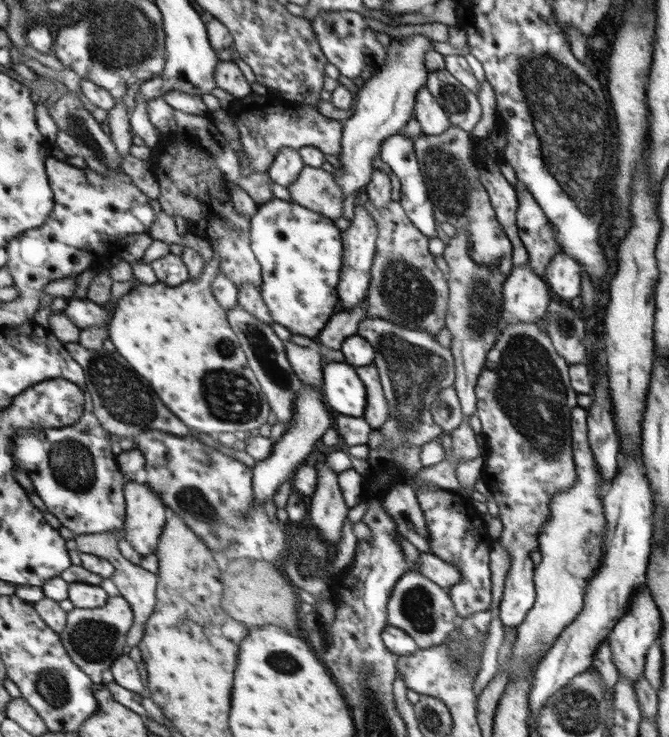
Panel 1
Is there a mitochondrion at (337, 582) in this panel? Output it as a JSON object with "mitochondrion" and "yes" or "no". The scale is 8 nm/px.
{"mitochondrion":"no"}

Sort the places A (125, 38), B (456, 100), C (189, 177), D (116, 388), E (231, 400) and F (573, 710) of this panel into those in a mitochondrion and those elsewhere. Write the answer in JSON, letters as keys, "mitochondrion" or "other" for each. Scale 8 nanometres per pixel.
{"A":"mitochondrion","B":"mitochondrion","C":"other","D":"mitochondrion","E":"mitochondrion","F":"mitochondrion"}

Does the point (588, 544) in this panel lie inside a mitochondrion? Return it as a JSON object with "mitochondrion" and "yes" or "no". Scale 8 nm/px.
{"mitochondrion":"yes"}

